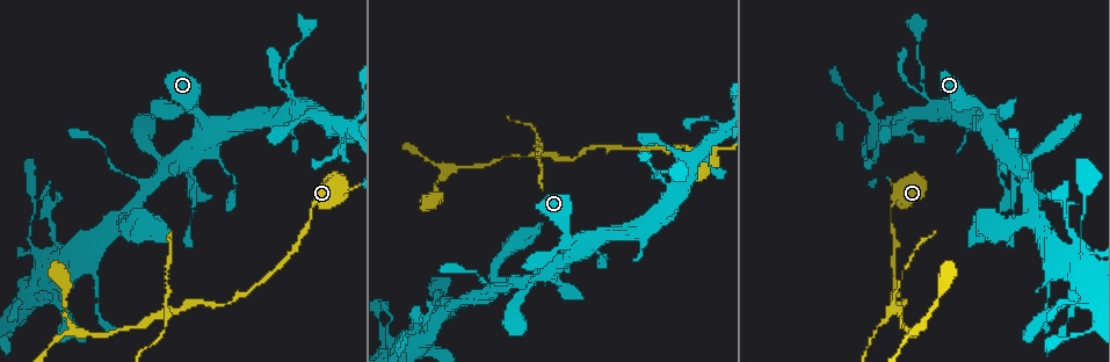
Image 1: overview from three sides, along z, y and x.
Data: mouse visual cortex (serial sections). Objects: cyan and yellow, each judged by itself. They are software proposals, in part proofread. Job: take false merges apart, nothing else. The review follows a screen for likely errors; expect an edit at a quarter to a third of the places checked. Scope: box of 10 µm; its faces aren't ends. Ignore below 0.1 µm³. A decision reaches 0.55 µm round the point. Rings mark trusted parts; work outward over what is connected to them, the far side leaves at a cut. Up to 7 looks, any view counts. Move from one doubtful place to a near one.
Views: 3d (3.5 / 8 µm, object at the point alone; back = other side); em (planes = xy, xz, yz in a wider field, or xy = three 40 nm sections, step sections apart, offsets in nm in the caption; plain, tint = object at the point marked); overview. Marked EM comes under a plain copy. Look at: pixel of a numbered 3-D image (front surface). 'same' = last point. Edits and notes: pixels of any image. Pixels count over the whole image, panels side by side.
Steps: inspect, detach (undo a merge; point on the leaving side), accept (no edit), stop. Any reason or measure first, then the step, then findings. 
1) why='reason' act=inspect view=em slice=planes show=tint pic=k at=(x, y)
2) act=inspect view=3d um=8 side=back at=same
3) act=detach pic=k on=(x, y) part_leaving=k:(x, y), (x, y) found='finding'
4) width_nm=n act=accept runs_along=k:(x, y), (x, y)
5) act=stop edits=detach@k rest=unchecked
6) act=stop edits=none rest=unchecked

why='a narrow waist' act=inspect view=3d um=3.5 pic=1 at=(555, 253)

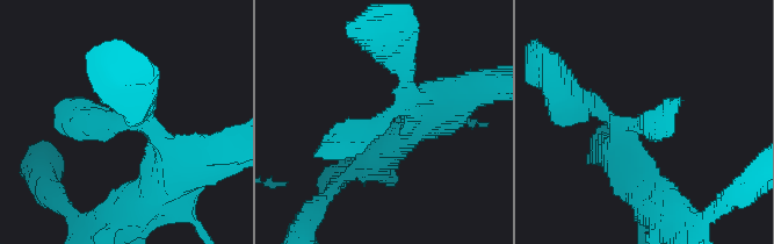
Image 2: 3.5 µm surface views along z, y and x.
why='shape alone is not enough' act=inspect view=em slice=xy step=1 show=tint pic=2 at=(386, 116)

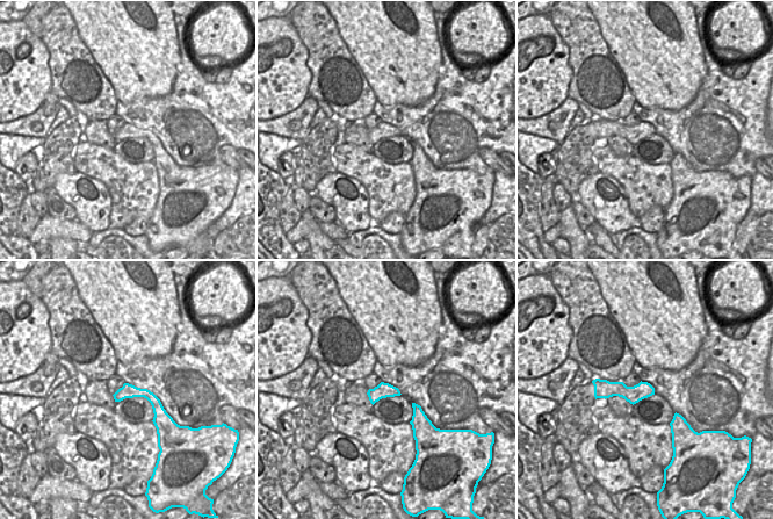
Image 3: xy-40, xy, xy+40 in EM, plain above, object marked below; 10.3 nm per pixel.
act=accept found='all the same cell'

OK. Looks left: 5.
why='arms part here' act=inspect view=3d um=3.5 pic=1 at=(1029, 216)

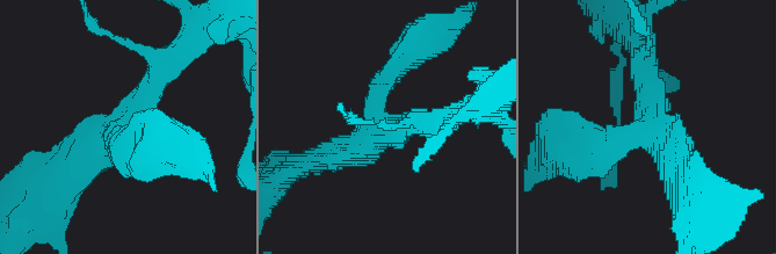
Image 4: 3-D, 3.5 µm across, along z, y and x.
why='need the tissue' act=inspect view=em slice=xy step=5 show=tint pic=4 at=(380, 131)

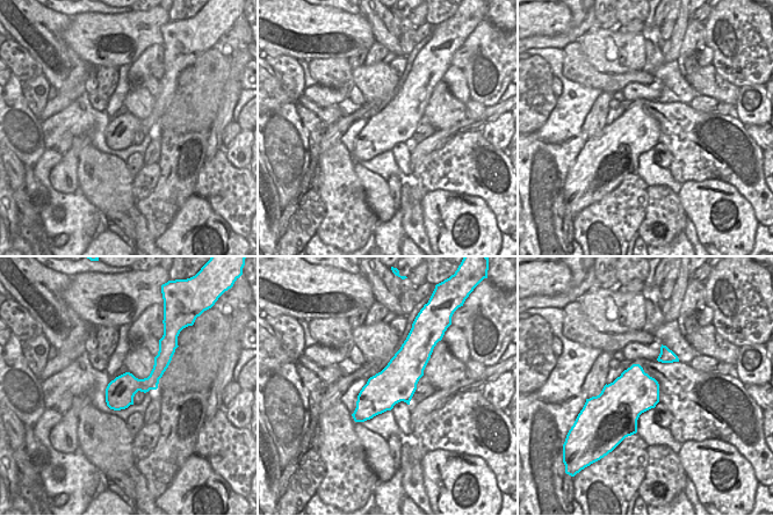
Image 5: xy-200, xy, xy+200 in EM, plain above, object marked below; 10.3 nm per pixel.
why='cut it another way' act=inspect view=em slice=xy step=2 show=tint at=same

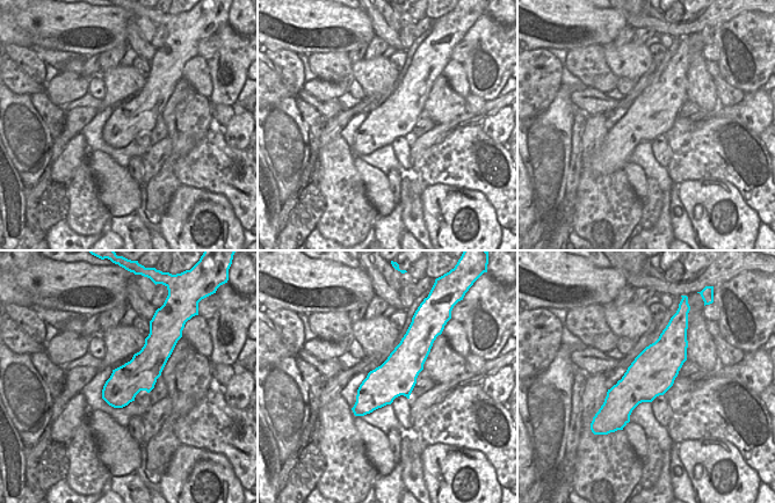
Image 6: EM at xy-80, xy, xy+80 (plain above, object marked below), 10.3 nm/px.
arms=3 act=accept runs_along=4:(171, 62), (138, 111), (67, 179) found='continuous, no second cell'

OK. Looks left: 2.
why='arms part here' act=inspect view=3d um=3.5 pic=1 at=(896, 310)

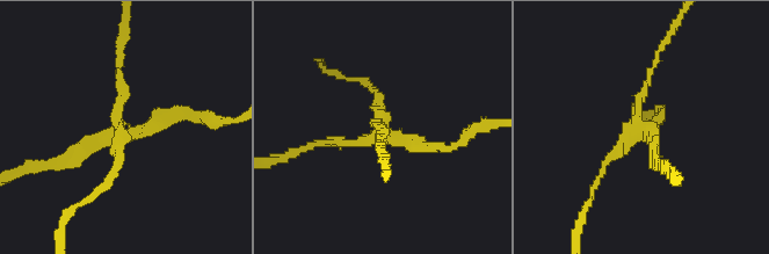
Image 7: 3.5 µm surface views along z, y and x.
act=inspect view=em slice=xy step=2 show=tint pic=7 at=(644, 133)

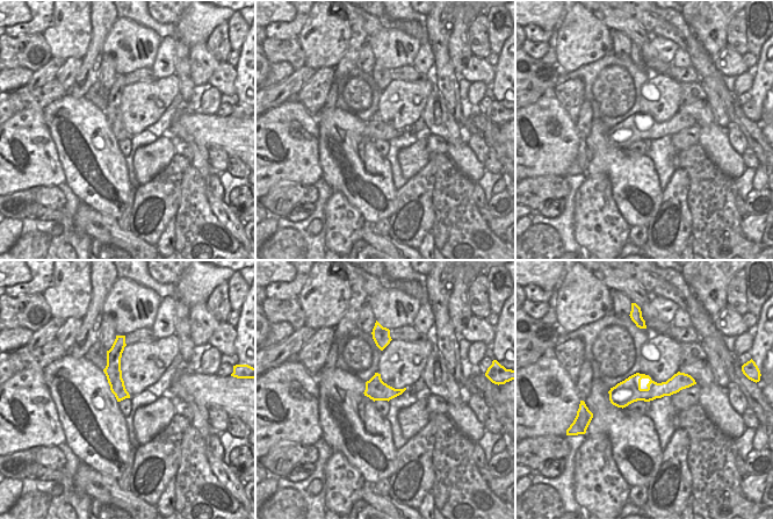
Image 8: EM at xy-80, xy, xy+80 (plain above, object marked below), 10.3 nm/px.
act=detach pic=7 on=(120, 79) part_leaving=7:(118, 128), (122, 31) found='two cells meet here'

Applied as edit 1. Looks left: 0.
act=stop edits=detach@7 rest=unchecked

